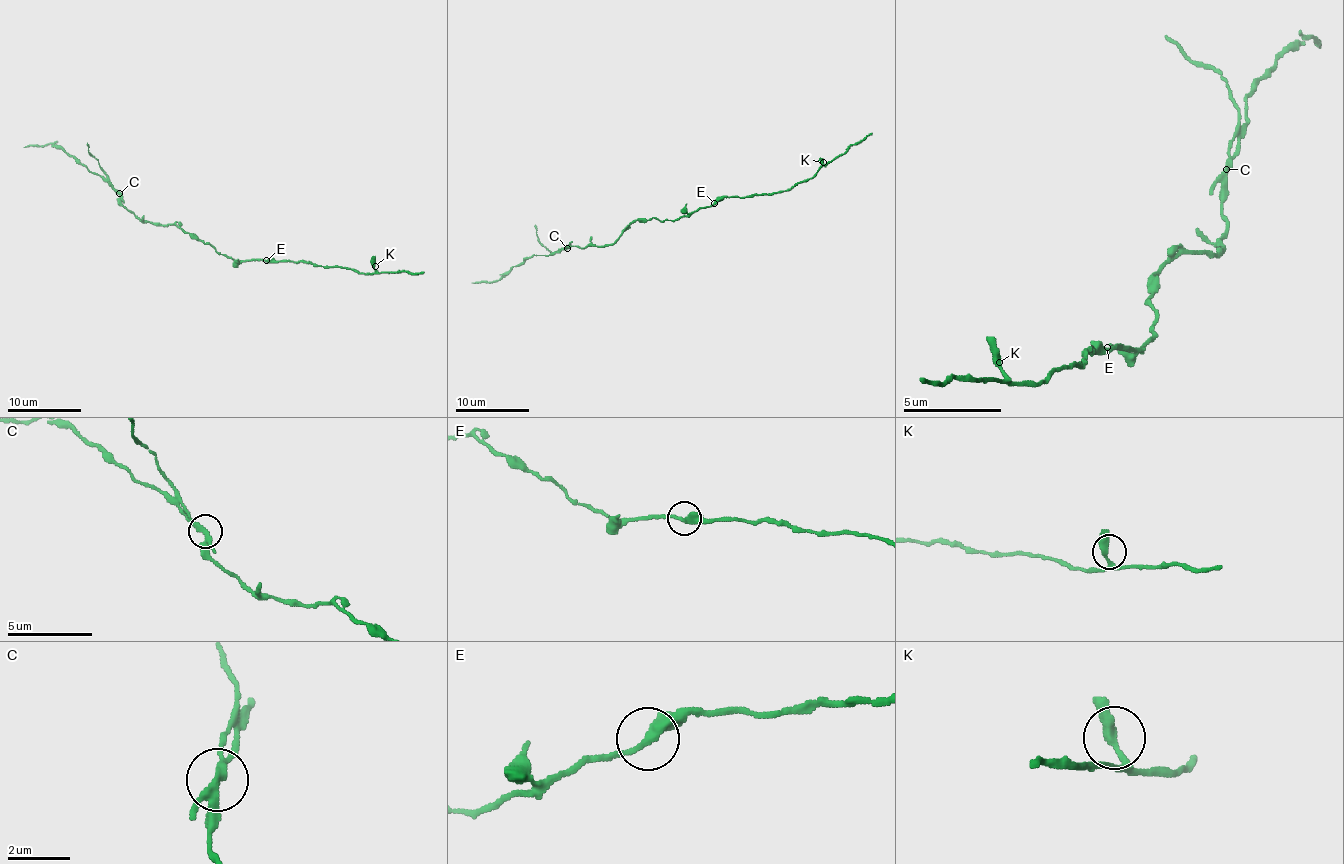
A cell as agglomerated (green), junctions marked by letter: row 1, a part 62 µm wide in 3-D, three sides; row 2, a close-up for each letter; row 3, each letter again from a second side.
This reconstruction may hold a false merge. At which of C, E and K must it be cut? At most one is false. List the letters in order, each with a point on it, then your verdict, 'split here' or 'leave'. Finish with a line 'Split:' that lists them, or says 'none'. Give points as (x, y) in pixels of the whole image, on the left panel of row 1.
C: (119, 193) | split here
E: (266, 260) | leave
K: (375, 266) | leave
Split: C

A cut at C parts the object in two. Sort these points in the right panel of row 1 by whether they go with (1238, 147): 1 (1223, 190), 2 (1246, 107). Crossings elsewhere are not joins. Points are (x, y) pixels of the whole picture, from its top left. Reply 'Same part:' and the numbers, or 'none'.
Same part: 1, 2

